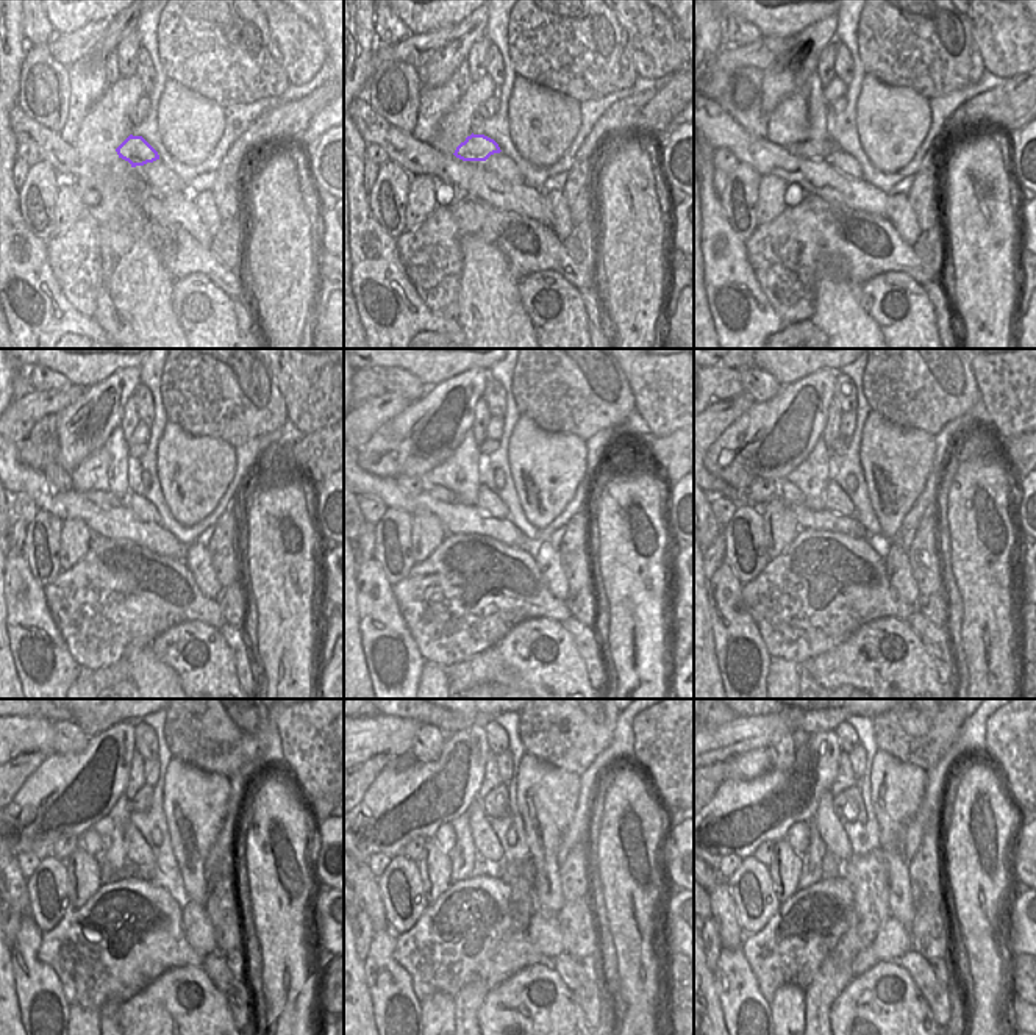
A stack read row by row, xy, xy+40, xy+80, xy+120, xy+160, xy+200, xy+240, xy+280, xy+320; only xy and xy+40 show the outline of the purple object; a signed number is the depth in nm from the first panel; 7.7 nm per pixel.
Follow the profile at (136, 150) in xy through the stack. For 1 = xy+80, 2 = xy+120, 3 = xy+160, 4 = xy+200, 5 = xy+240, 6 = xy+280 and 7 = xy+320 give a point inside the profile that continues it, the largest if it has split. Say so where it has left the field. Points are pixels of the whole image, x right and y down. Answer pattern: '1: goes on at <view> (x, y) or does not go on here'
1: goes on at xy+80 (818, 150)
2: goes on at xy+120 (99, 497)
3: goes on at xy+160 (439, 493)
4: goes on at xy+200 (791, 494)
5: goes on at xy+240 (91, 841)
6: goes on at xy+280 (444, 837)
7: goes on at xy+320 (797, 837)

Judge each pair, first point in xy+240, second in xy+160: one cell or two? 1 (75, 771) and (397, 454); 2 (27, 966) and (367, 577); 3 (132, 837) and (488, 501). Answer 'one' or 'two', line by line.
1: one
2: one
3: one

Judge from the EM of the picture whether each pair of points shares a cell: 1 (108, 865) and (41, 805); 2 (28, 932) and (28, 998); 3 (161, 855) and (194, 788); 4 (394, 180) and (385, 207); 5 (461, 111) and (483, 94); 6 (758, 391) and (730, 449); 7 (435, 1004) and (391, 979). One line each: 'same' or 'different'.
1: different
2: same
3: different
4: same
5: same
6: different
7: different

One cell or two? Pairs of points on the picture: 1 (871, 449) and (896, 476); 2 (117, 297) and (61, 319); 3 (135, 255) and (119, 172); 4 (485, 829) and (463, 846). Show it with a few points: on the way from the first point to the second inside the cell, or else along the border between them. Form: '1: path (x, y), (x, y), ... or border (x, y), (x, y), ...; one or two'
1: path (877, 455), (891, 469); one
2: border (91, 316), (105, 332); two
3: path (124, 235), (119, 219), (119, 193); one
4: border (467, 810), (472, 845), (477, 854); two

